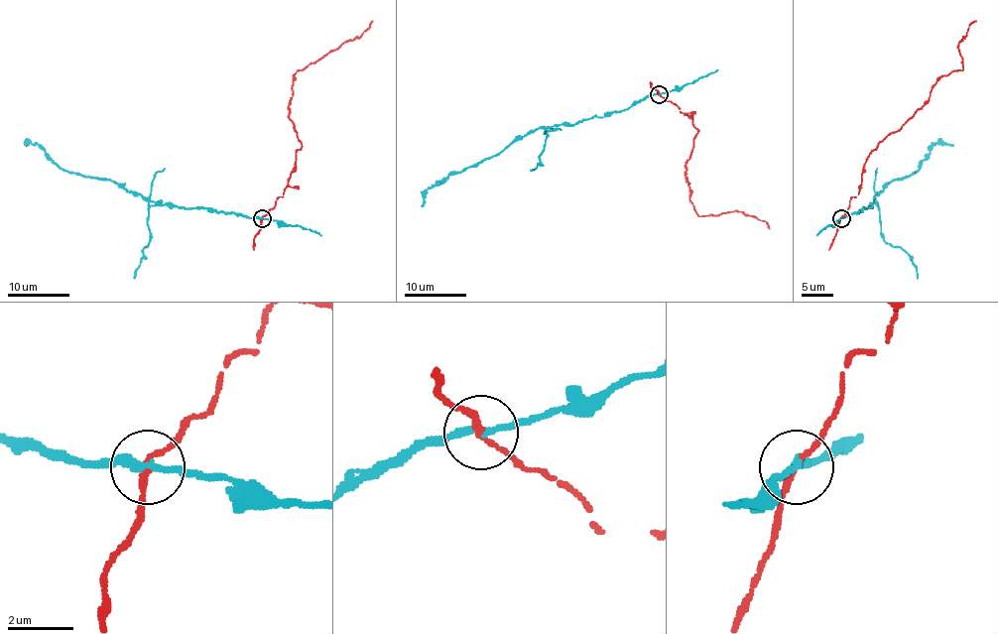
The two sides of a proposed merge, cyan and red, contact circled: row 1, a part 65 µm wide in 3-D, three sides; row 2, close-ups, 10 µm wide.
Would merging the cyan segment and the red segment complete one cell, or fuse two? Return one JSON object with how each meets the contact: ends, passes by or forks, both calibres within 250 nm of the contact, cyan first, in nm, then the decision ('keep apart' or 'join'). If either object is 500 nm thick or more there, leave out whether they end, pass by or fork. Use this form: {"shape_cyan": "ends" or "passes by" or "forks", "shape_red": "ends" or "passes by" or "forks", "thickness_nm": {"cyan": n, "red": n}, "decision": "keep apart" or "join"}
{"shape_cyan": "passes by", "shape_red": "passes by", "thickness_nm": {"cyan": 200, "red": 170}, "decision": "keep apart"}

